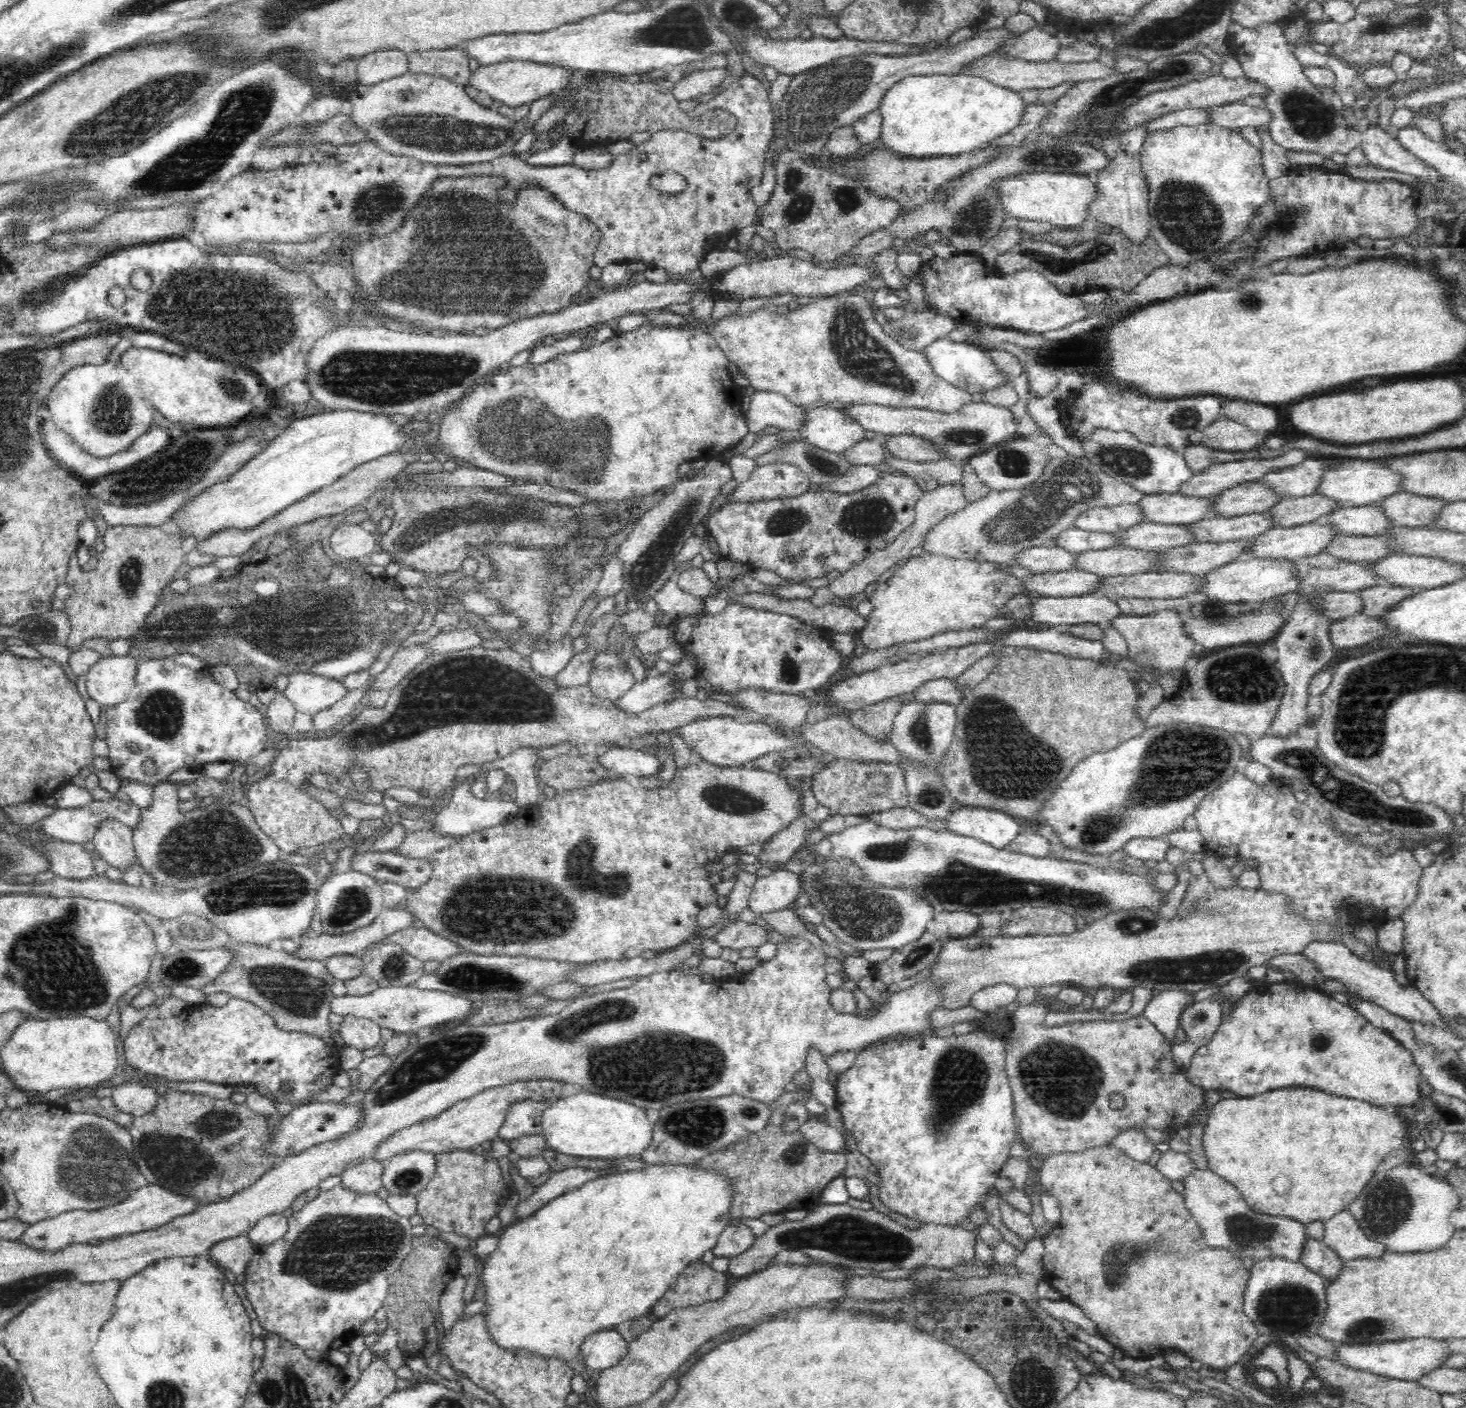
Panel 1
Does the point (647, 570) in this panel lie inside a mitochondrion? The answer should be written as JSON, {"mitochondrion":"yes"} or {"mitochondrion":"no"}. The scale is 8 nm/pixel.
{"mitochondrion":"yes"}

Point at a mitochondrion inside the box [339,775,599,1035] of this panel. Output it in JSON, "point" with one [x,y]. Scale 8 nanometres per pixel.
{"point":[472,978]}

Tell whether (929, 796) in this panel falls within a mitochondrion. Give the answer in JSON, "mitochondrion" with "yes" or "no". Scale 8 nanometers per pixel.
{"mitochondrion":"yes"}

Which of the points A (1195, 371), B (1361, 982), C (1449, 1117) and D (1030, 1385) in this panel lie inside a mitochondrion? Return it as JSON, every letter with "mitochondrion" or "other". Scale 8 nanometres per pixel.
{"A":"other","B":"other","C":"mitochondrion","D":"mitochondrion"}

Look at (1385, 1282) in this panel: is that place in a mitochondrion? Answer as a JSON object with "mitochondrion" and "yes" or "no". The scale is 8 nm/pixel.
{"mitochondrion":"no"}

